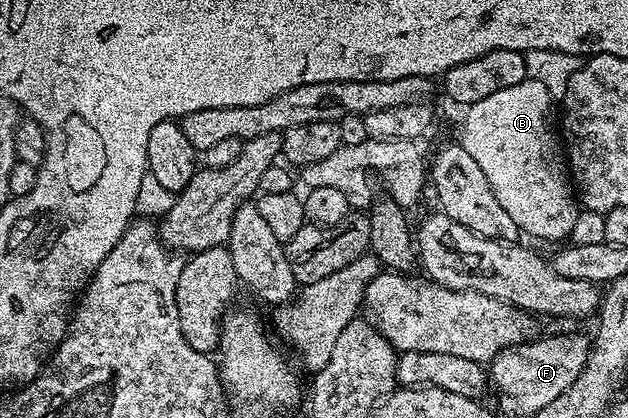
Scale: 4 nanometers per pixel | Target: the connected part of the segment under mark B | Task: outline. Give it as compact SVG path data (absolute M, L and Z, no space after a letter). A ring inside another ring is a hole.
M528 77L523 84L491 92L491 96L479 100L479 104L468 106L464 114L459 144L472 156L475 164L479 164L483 176L487 176L487 184L491 184L491 192L495 192L495 200L499 200L499 204L503 204L507 211L507 216L515 220L518 231L522 235L530 234L533 238L546 238L549 242L560 243L568 239L575 228L579 202L567 173L563 142L555 129L554 95L549 94L547 88L539 84L539 80Z

